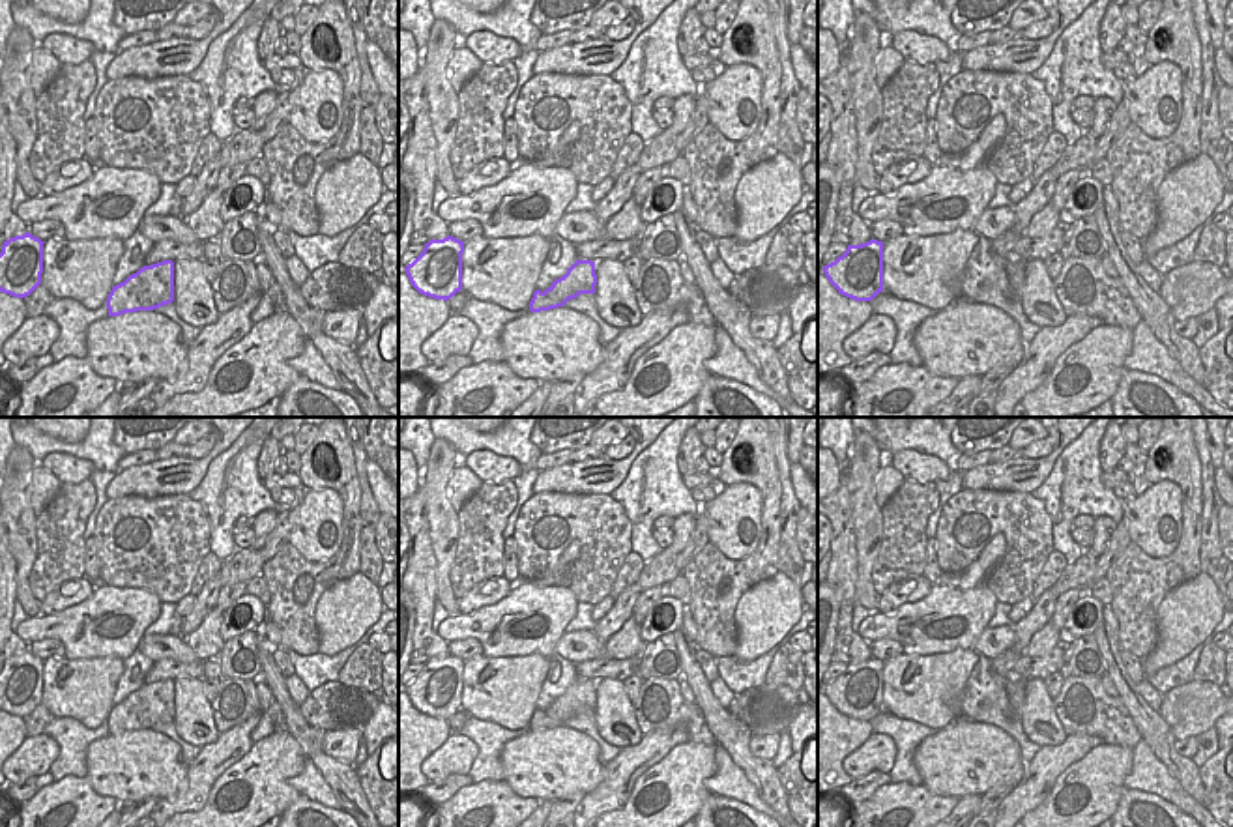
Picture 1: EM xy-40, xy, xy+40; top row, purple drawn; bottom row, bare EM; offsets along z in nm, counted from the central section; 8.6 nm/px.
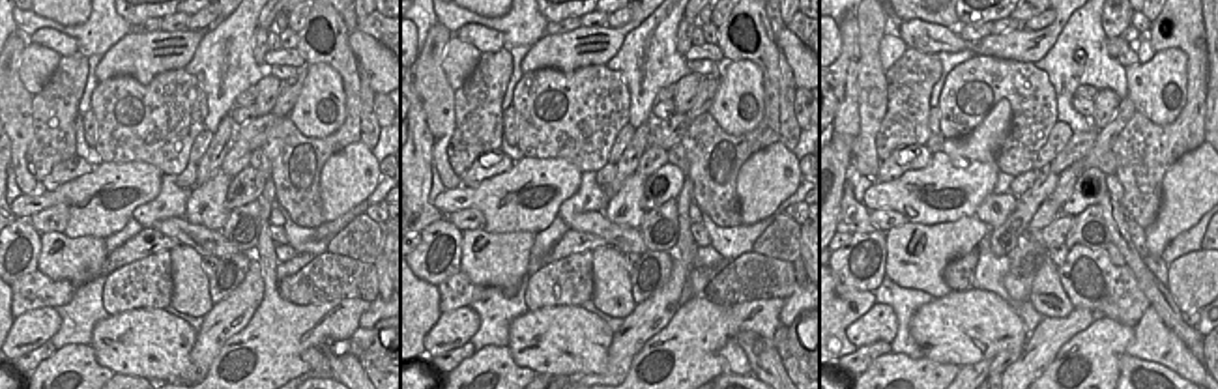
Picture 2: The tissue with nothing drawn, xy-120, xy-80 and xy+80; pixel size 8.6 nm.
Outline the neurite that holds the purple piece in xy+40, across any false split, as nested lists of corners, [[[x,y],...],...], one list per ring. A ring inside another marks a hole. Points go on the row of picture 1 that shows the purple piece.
[[[883,241],[848,245],[846,253],[823,266],[838,294],[855,301],[872,301],[883,292]]]

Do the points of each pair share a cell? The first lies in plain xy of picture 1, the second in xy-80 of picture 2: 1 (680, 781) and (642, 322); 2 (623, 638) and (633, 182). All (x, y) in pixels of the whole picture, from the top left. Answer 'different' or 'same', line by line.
1: different
2: same

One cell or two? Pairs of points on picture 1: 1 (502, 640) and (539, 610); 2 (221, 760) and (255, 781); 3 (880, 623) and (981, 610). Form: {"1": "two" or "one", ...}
{"1": "one", "2": "two", "3": "one"}

